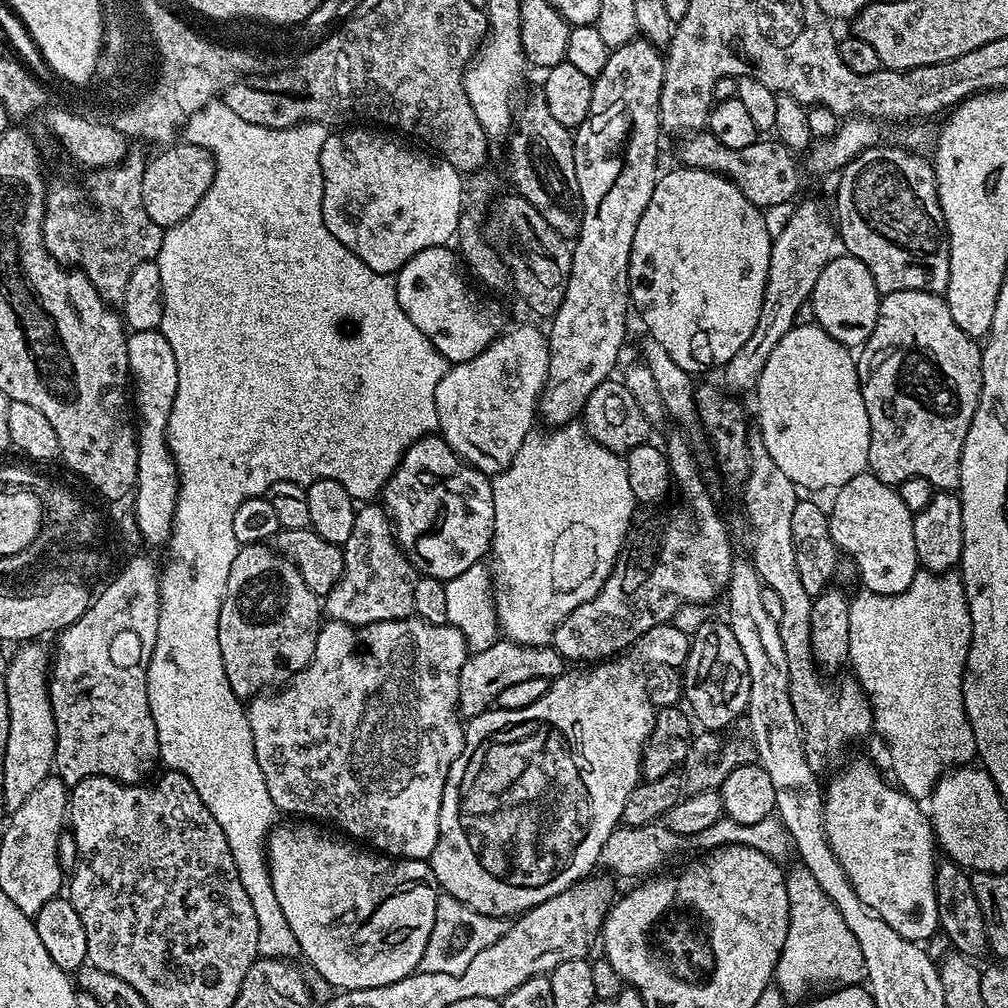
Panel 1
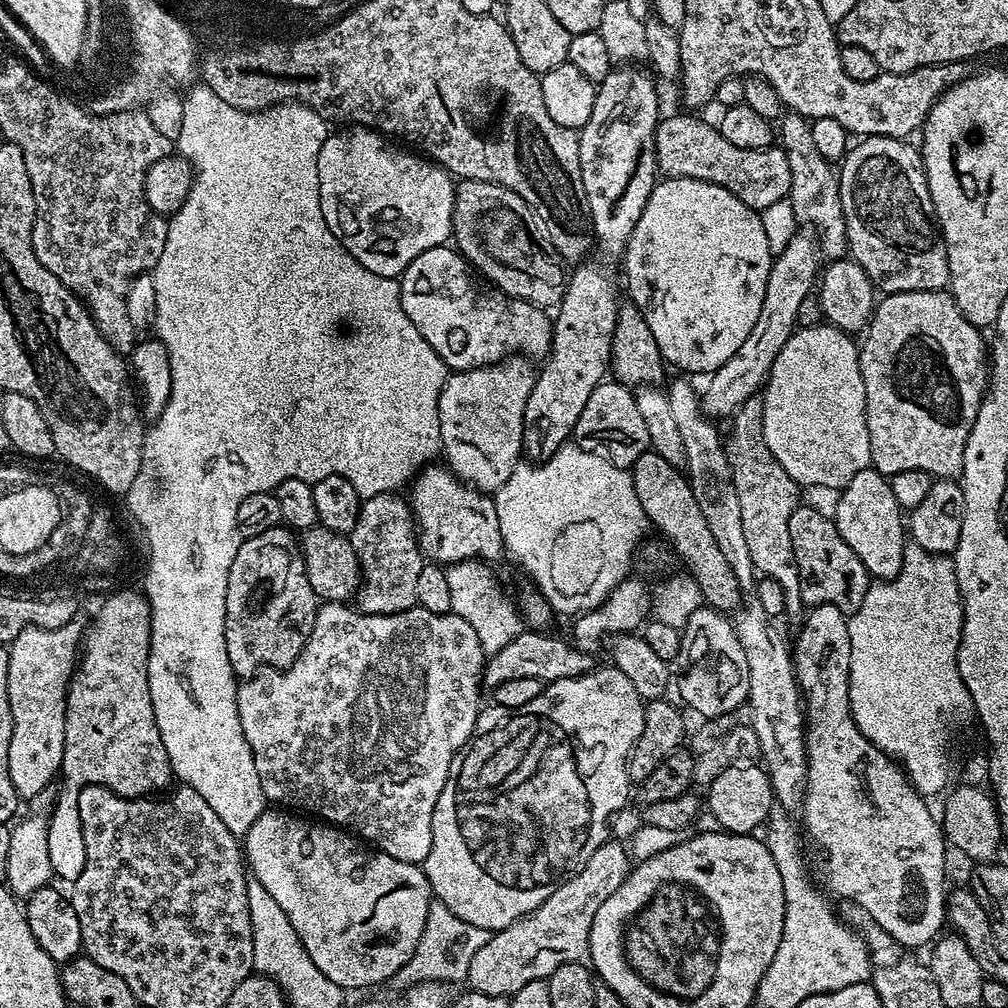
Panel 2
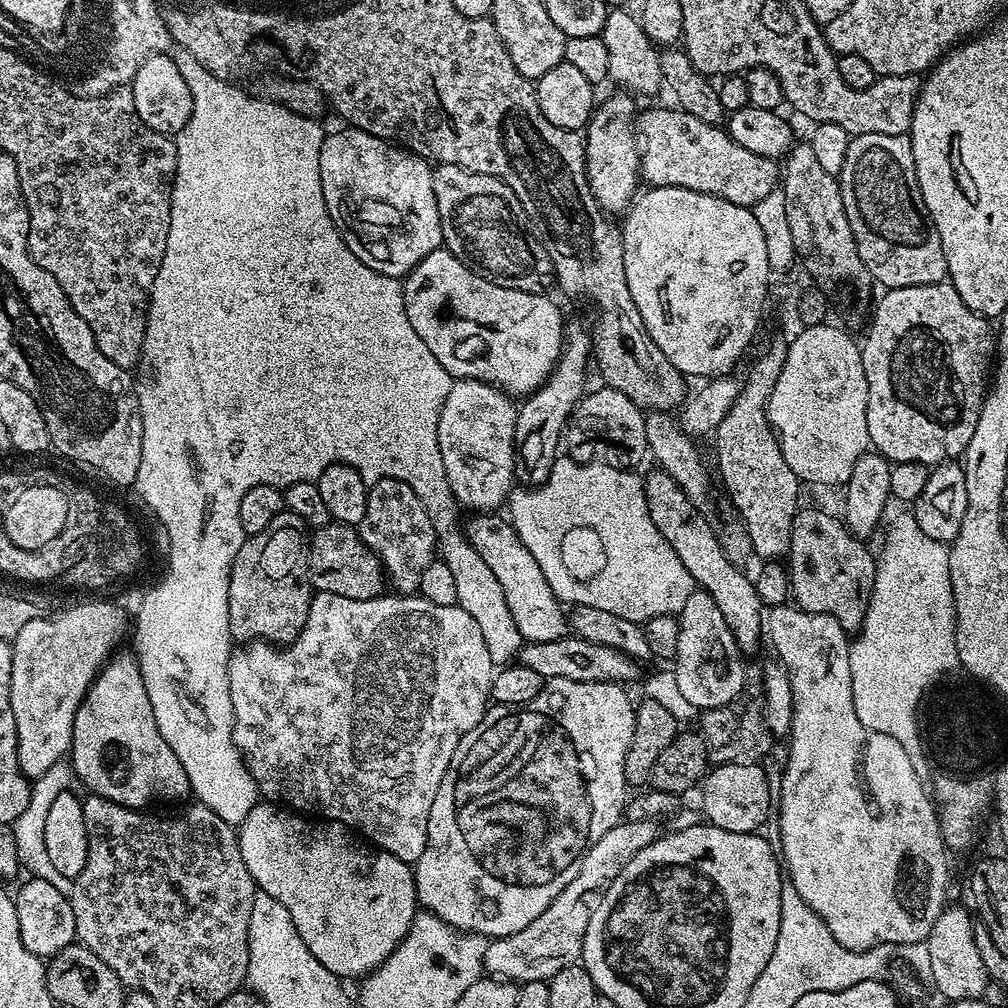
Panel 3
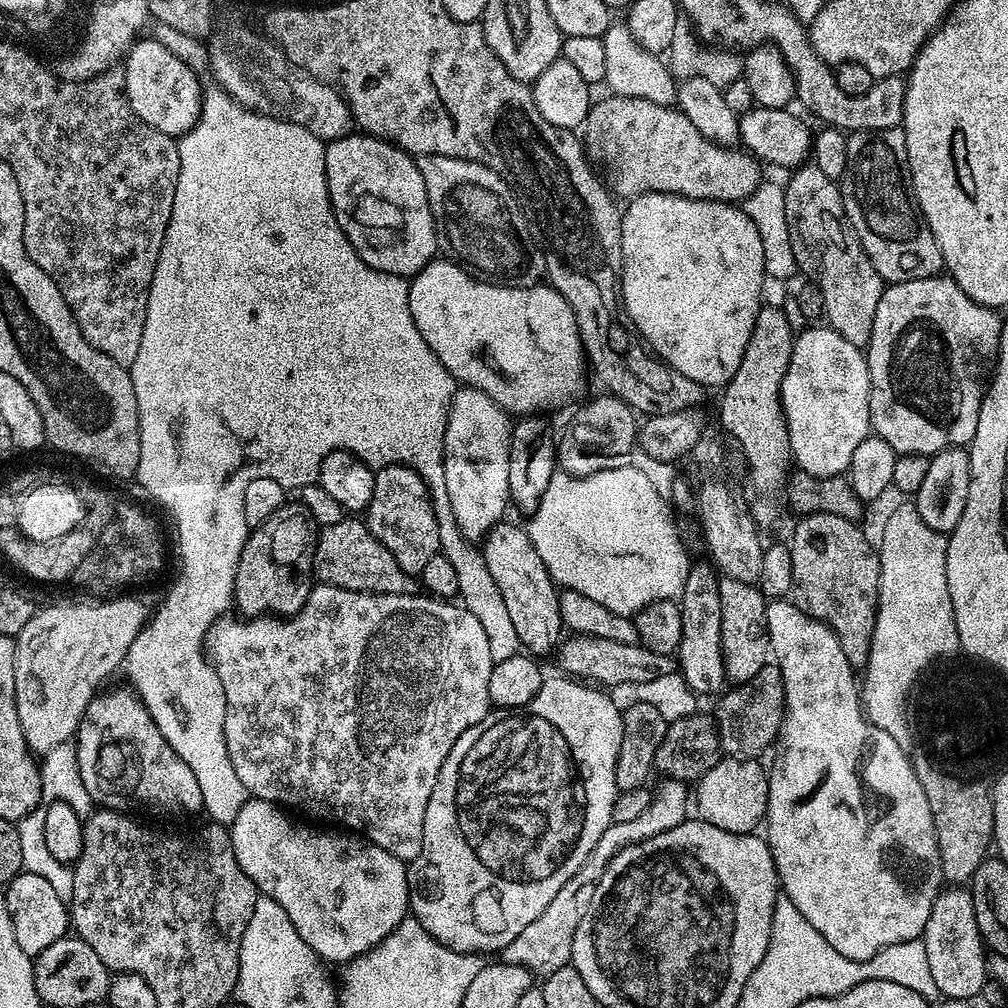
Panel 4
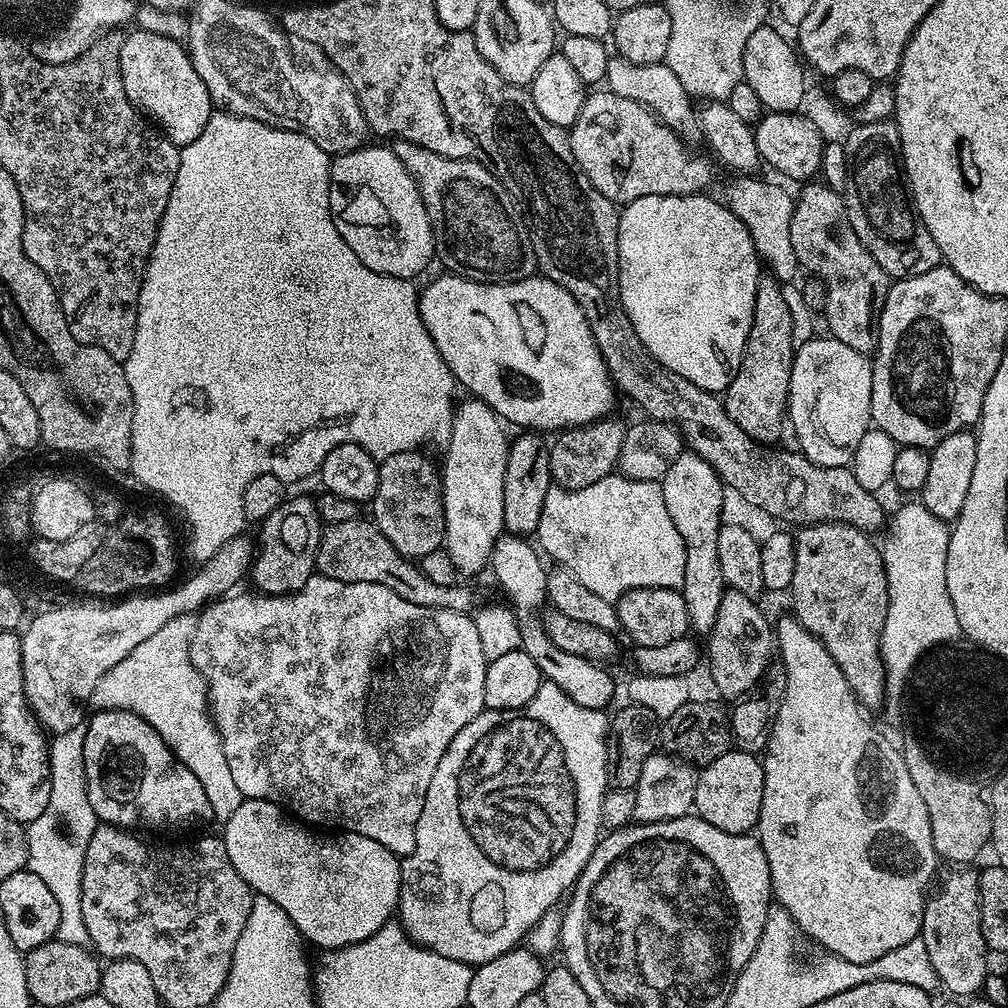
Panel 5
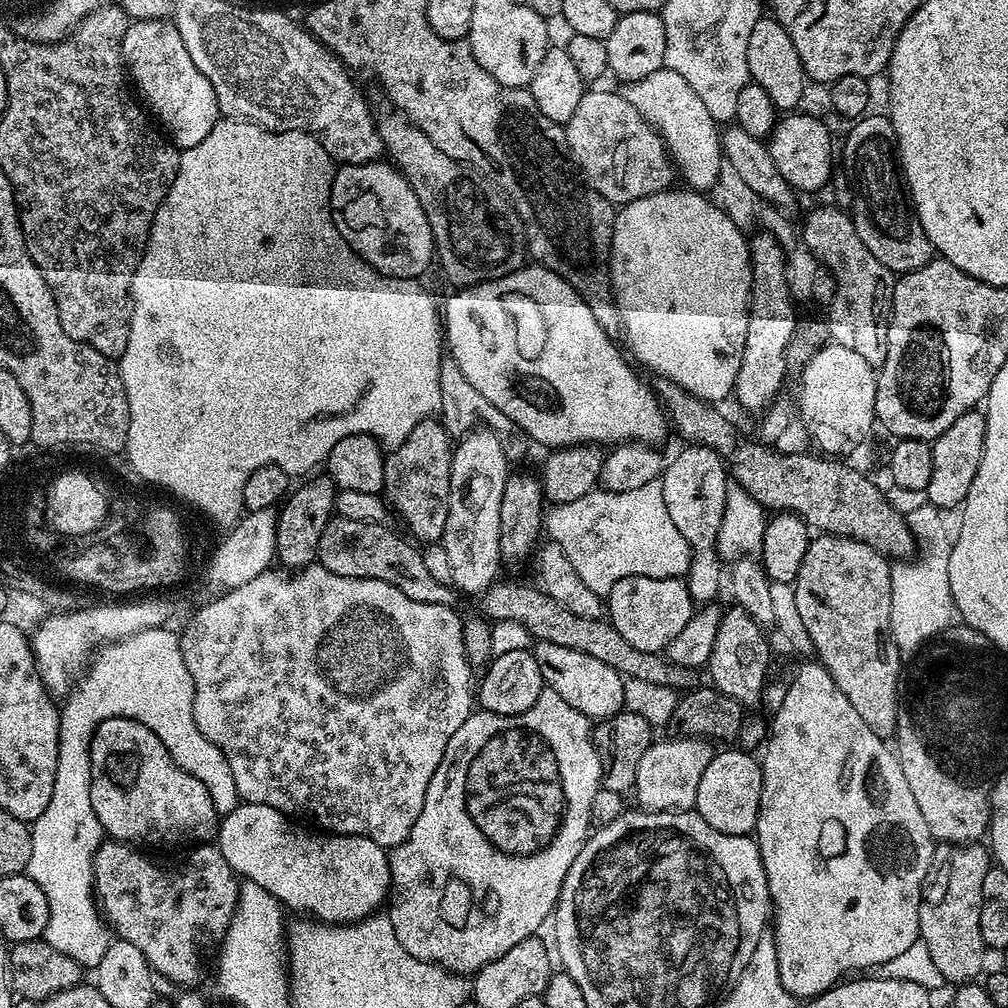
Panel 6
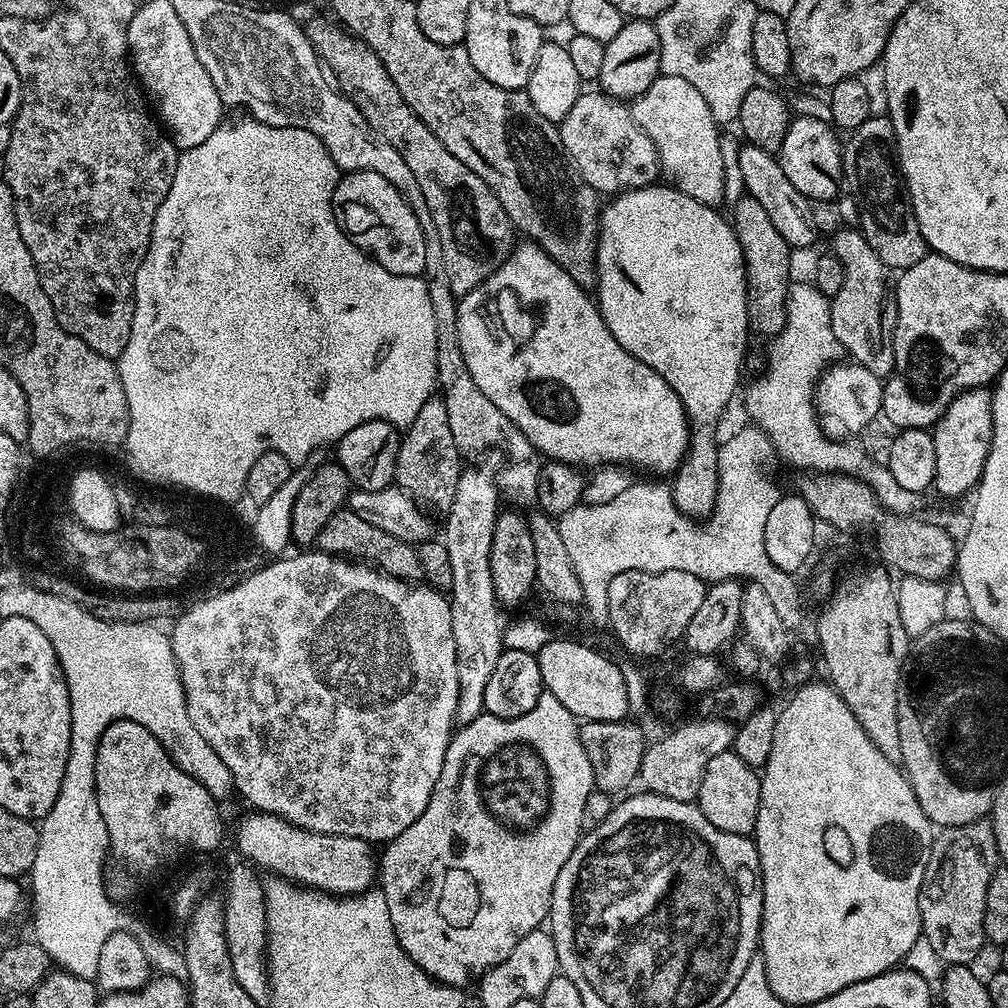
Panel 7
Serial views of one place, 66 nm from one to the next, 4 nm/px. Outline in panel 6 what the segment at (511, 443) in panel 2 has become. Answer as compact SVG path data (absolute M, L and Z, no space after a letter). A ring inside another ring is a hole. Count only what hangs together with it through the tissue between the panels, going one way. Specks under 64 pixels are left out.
M480 426L459 437L452 450L450 502L442 543L446 546L454 574L451 586L460 594L483 594L501 575L498 517L502 511L502 490L509 475L506 444L497 433Z

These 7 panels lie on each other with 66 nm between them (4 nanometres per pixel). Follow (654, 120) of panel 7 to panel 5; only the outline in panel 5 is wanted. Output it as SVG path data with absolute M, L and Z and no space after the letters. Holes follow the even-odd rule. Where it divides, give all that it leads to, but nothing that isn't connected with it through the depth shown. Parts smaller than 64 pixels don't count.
M616 54L608 62L607 91L622 98L637 100L645 108L651 108L660 117L660 123L668 125L685 138L698 132L698 112L692 109L693 97L689 95L682 82L664 62L659 64L632 64L623 56Z

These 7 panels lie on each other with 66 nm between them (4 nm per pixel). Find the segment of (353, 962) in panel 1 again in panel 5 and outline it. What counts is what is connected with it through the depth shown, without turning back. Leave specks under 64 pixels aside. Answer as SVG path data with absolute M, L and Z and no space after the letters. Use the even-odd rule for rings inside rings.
M245 798L223 824L222 839L234 870L257 897L278 902L309 945L331 950L357 944L397 915L400 860L382 842L343 830L319 836L319 831L289 818L279 804L265 800Z

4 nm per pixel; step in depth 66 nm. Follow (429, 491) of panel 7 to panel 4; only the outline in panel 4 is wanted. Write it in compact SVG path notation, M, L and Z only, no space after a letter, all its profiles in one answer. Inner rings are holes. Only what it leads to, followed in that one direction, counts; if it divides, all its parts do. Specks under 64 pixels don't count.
M391 464L385 468L378 468L375 469L375 474L374 494L366 509L366 523L370 534L374 534L374 538L378 538L382 546L386 546L386 550L390 550L394 562L398 562L398 566L404 572L408 572L412 577L419 577L422 566L426 566L426 562L430 562L430 558L434 558L440 552L438 518L434 518L434 506L428 485L406 464Z

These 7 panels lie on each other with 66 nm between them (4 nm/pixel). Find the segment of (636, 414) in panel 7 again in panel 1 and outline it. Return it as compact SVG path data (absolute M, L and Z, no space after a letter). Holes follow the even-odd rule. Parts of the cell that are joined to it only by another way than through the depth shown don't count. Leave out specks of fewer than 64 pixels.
M451 247L427 248L395 273L396 293L406 318L414 322L444 359L452 364L461 364L486 350L505 331L504 312L492 300L479 296L468 285L469 277L462 267L462 260ZM461 268L461 269L460 269ZM464 272L465 276L464 277ZM468 279L468 280L467 280Z

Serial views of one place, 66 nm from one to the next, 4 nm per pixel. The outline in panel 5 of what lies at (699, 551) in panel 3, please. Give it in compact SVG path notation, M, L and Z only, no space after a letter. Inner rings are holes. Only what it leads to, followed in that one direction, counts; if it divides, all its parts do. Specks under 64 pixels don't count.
M725 591L718 606L718 618L714 618L712 631L707 633L706 668L716 683L716 688L724 696L744 698L752 687L763 681L768 665L774 660L774 624L764 617L757 601L745 592Z

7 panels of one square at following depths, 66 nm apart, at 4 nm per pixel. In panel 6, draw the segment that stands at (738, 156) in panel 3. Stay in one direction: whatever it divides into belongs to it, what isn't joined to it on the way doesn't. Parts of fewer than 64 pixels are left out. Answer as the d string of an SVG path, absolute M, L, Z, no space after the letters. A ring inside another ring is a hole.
M585 91L578 110L564 128L568 151L588 187L614 206L623 206L643 196L671 189L674 165L659 132L626 102L619 91Z

